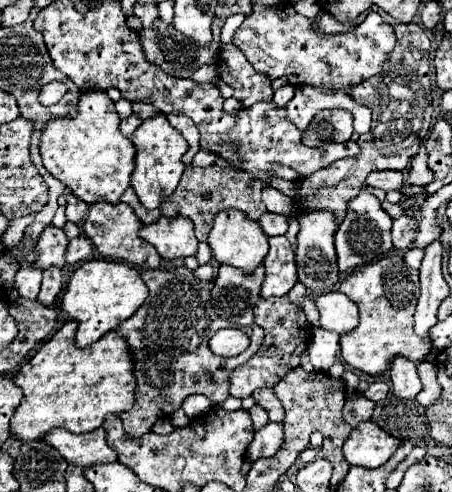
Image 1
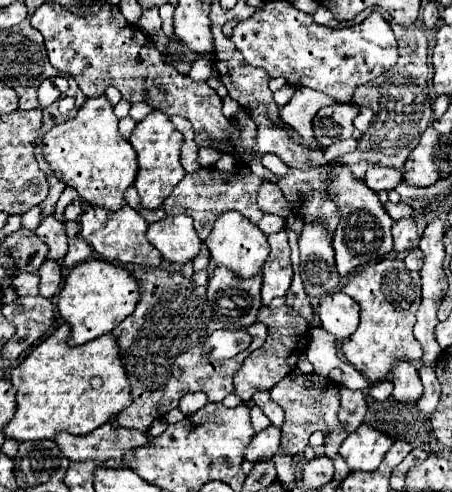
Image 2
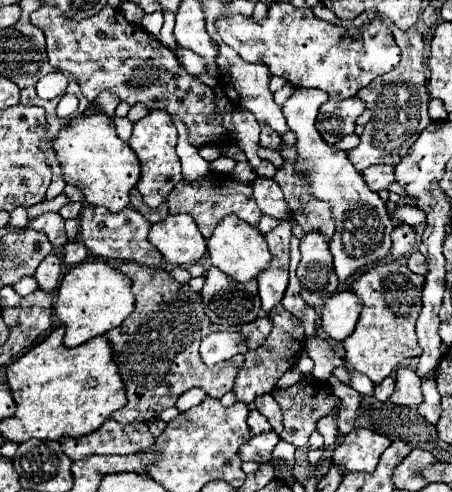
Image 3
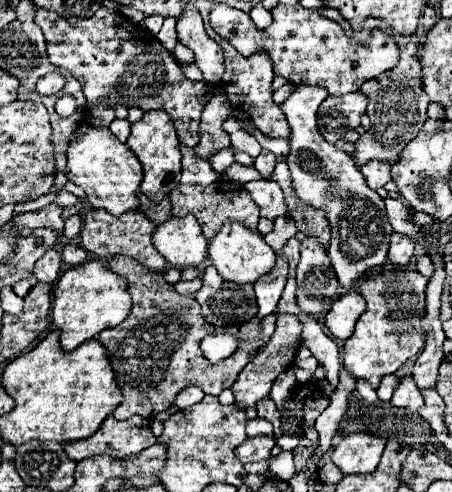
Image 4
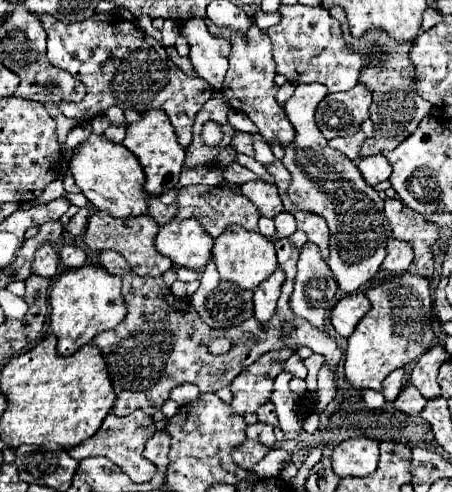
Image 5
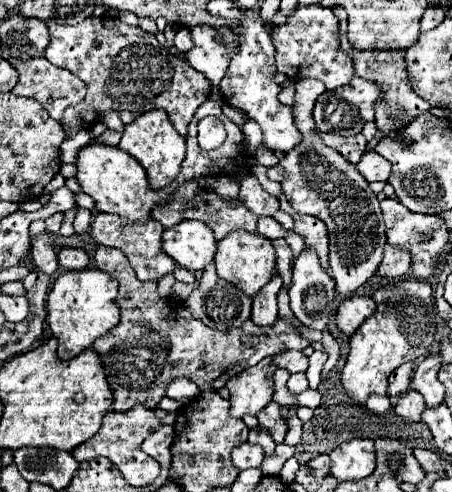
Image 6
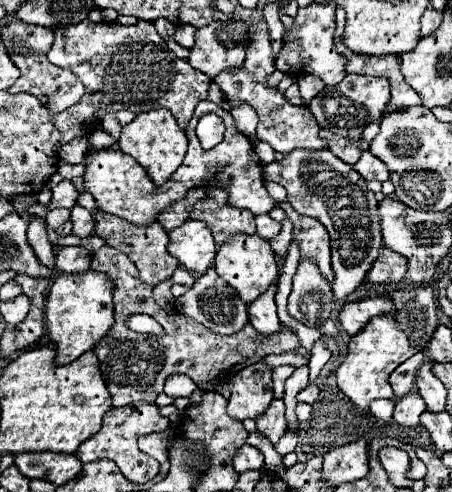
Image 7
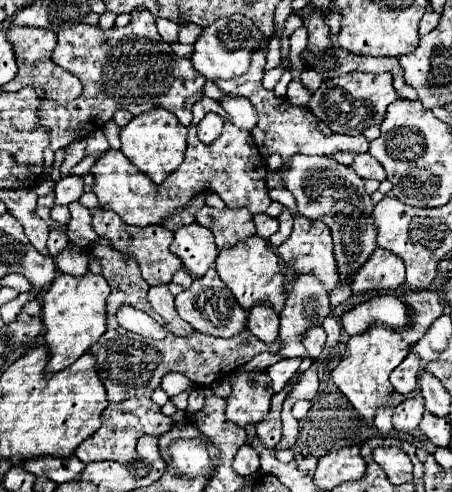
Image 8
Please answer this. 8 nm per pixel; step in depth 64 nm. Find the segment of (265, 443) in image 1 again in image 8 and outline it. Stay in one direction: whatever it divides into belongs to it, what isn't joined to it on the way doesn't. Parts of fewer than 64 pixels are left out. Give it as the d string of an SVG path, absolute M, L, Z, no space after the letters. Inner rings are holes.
M242 446L238 450L238 454L234 456L234 464L232 468L240 474L240 476L250 476L260 468L260 456L252 446Z

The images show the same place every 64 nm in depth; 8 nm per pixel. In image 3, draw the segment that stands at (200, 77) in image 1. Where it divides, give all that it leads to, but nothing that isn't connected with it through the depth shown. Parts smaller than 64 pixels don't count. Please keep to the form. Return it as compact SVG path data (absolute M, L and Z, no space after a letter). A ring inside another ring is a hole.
M178 48L176 50L176 54L180 52L180 64L184 66L184 70L188 72L188 74L192 74L192 76L196 76L196 74L200 74L200 72L206 72L206 66L204 66L204 60L200 58L200 56L196 56L194 52L188 52L186 48Z

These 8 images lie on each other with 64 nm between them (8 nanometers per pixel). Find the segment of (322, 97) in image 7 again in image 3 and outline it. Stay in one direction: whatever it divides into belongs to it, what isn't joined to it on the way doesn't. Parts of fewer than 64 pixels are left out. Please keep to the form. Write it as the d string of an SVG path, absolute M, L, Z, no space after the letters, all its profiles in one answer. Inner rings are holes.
M360 98L348 100L328 100L320 106L316 128L328 144L336 144L344 134L354 132L358 116L364 112L366 104Z

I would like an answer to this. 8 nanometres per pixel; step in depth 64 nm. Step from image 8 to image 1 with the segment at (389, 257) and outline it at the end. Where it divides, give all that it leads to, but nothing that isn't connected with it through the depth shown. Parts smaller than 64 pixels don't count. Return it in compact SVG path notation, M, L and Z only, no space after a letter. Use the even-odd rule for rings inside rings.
M400 216L398 220L394 220L392 226L392 242L396 250L408 250L412 248L412 242L416 240L416 220L412 216Z

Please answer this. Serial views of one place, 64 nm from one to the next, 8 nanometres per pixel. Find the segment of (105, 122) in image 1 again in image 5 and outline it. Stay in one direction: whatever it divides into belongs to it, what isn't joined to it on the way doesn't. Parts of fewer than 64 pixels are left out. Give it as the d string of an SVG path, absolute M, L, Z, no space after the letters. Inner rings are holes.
M92 134L84 144L74 150L68 164L76 184L94 208L104 210L116 218L130 218L148 212L146 204L150 200L150 194L144 190L144 170L136 156L128 152L122 144L114 144L106 136Z

